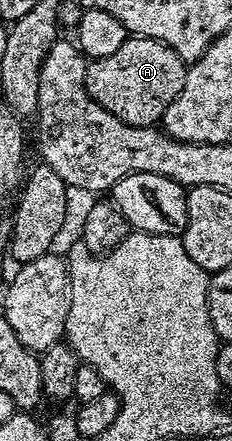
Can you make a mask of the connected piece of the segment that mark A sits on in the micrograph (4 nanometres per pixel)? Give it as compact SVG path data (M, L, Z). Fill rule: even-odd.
M129 35L126 36L123 47L115 51L115 55L107 55L107 59L88 62L85 71L85 90L91 95L91 99L95 99L95 103L99 103L99 107L111 111L115 119L123 119L123 123L128 125L153 127L164 118L167 107L171 107L179 91L183 91L186 68L186 61L171 46L150 37Z

